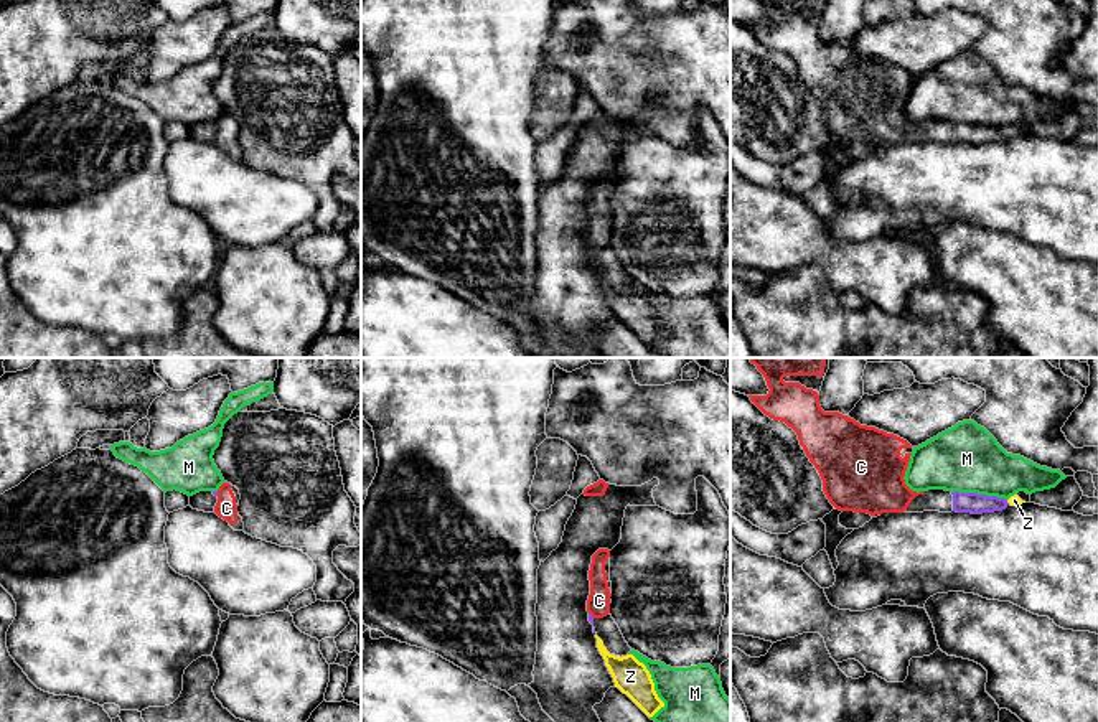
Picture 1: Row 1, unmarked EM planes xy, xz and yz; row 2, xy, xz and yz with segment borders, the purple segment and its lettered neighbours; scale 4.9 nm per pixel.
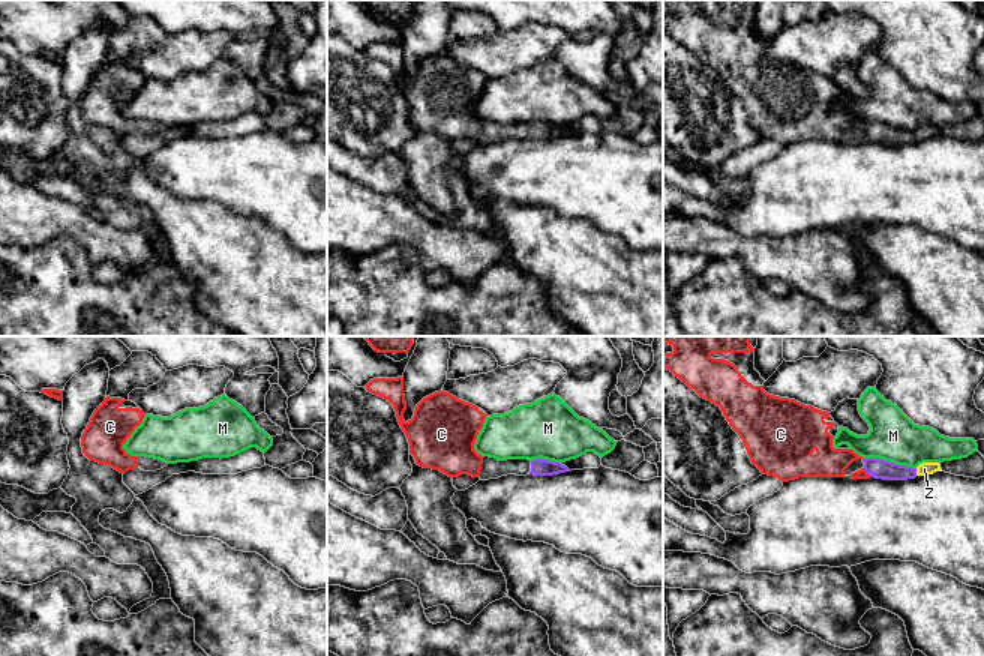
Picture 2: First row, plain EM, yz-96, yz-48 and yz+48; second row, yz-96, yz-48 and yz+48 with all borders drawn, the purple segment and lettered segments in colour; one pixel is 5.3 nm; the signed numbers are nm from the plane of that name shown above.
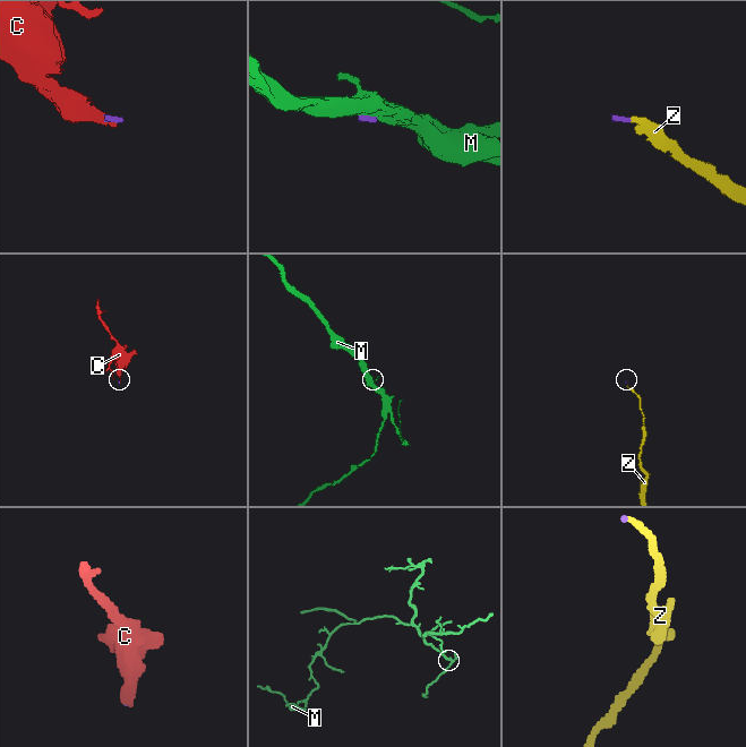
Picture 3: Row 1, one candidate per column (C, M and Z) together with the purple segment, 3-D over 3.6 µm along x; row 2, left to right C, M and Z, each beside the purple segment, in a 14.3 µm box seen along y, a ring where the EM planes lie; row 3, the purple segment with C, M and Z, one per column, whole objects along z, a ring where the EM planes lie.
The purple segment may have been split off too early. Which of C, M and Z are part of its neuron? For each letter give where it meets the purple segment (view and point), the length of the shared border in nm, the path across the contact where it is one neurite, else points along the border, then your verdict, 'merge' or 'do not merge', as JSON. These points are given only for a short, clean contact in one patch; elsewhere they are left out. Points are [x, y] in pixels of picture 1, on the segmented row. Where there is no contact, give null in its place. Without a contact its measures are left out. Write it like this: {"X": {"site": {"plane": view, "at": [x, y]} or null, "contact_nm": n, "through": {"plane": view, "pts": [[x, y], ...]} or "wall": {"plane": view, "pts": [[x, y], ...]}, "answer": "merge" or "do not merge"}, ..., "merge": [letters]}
{"C": {"site": {"plane": "xz", "at": [591, 615]}, "contact_nm": 40, "through": {"plane": "xz", "pts": [[591, 618], [591, 615], [597, 609], [599, 600]]}, "answer": "merge"}, "M": {"site": {"plane": "yz", "at": [980, 495]}, "contact_nm": 280, "wall": {"plane": "yz", "pts": [[952, 492], [976, 492], [1006, 500]]}, "answer": "do not merge"}, "Z": {"site": {"plane": "yz", "at": [1006, 501]}, "contact_nm": 30, "through": {"plane": "yz", "pts": [[973, 503], [1006, 501], [1014, 500]]}, "answer": "merge"}, "merge": ["C", "Z"]}

